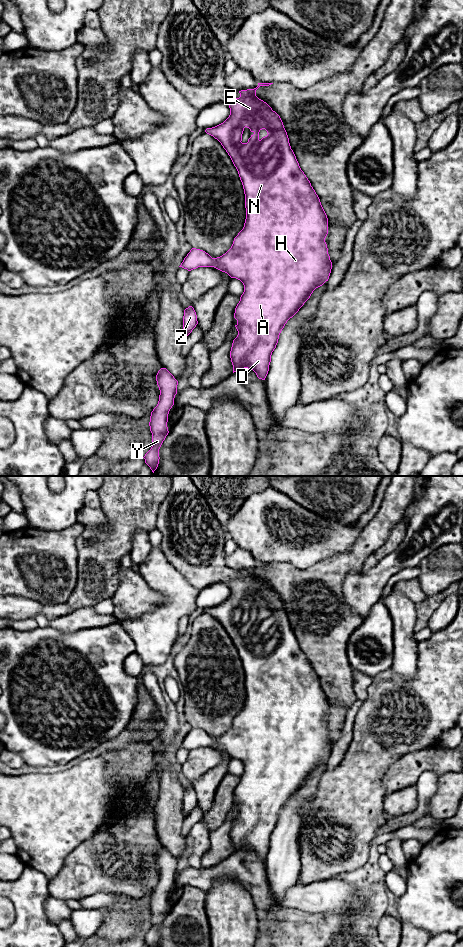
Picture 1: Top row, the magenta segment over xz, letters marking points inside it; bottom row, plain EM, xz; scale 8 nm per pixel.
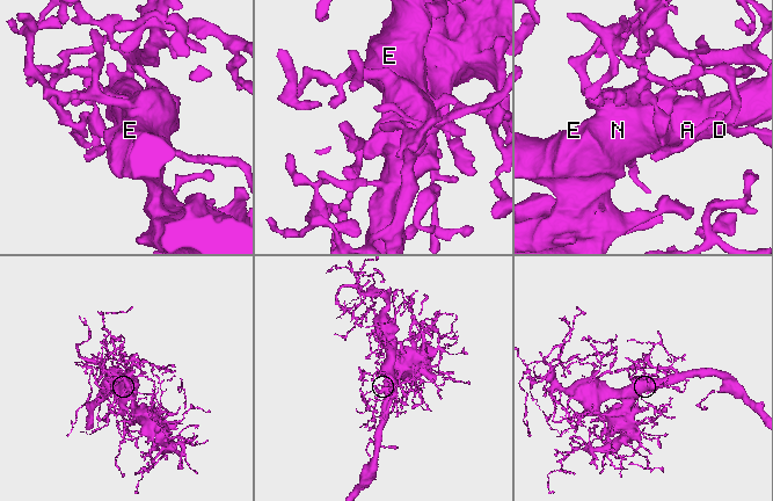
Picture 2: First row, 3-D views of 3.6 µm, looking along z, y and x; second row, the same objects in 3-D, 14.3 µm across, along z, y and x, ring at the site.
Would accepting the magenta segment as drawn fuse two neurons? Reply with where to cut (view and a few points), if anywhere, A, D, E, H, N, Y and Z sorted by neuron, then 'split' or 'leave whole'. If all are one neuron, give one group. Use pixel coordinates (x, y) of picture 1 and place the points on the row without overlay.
no cut | A D E H N Y Z | leave whole

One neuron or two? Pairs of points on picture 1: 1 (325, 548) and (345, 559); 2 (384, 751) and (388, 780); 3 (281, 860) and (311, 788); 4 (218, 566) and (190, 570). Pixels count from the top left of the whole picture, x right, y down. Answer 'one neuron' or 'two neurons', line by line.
1: two neurons
2: two neurons
3: one neuron
4: one neuron

